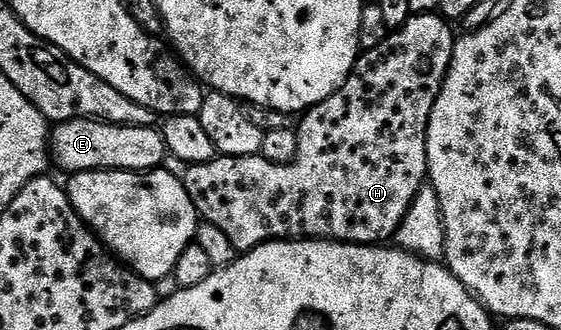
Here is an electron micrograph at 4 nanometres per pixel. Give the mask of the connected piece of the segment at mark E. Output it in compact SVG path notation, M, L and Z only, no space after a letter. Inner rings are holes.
M70 119L53 128L51 154L53 162L59 163L66 173L109 170L145 173L161 168L162 158L167 158L168 152L157 126L121 127L118 123L103 123L100 119Z

